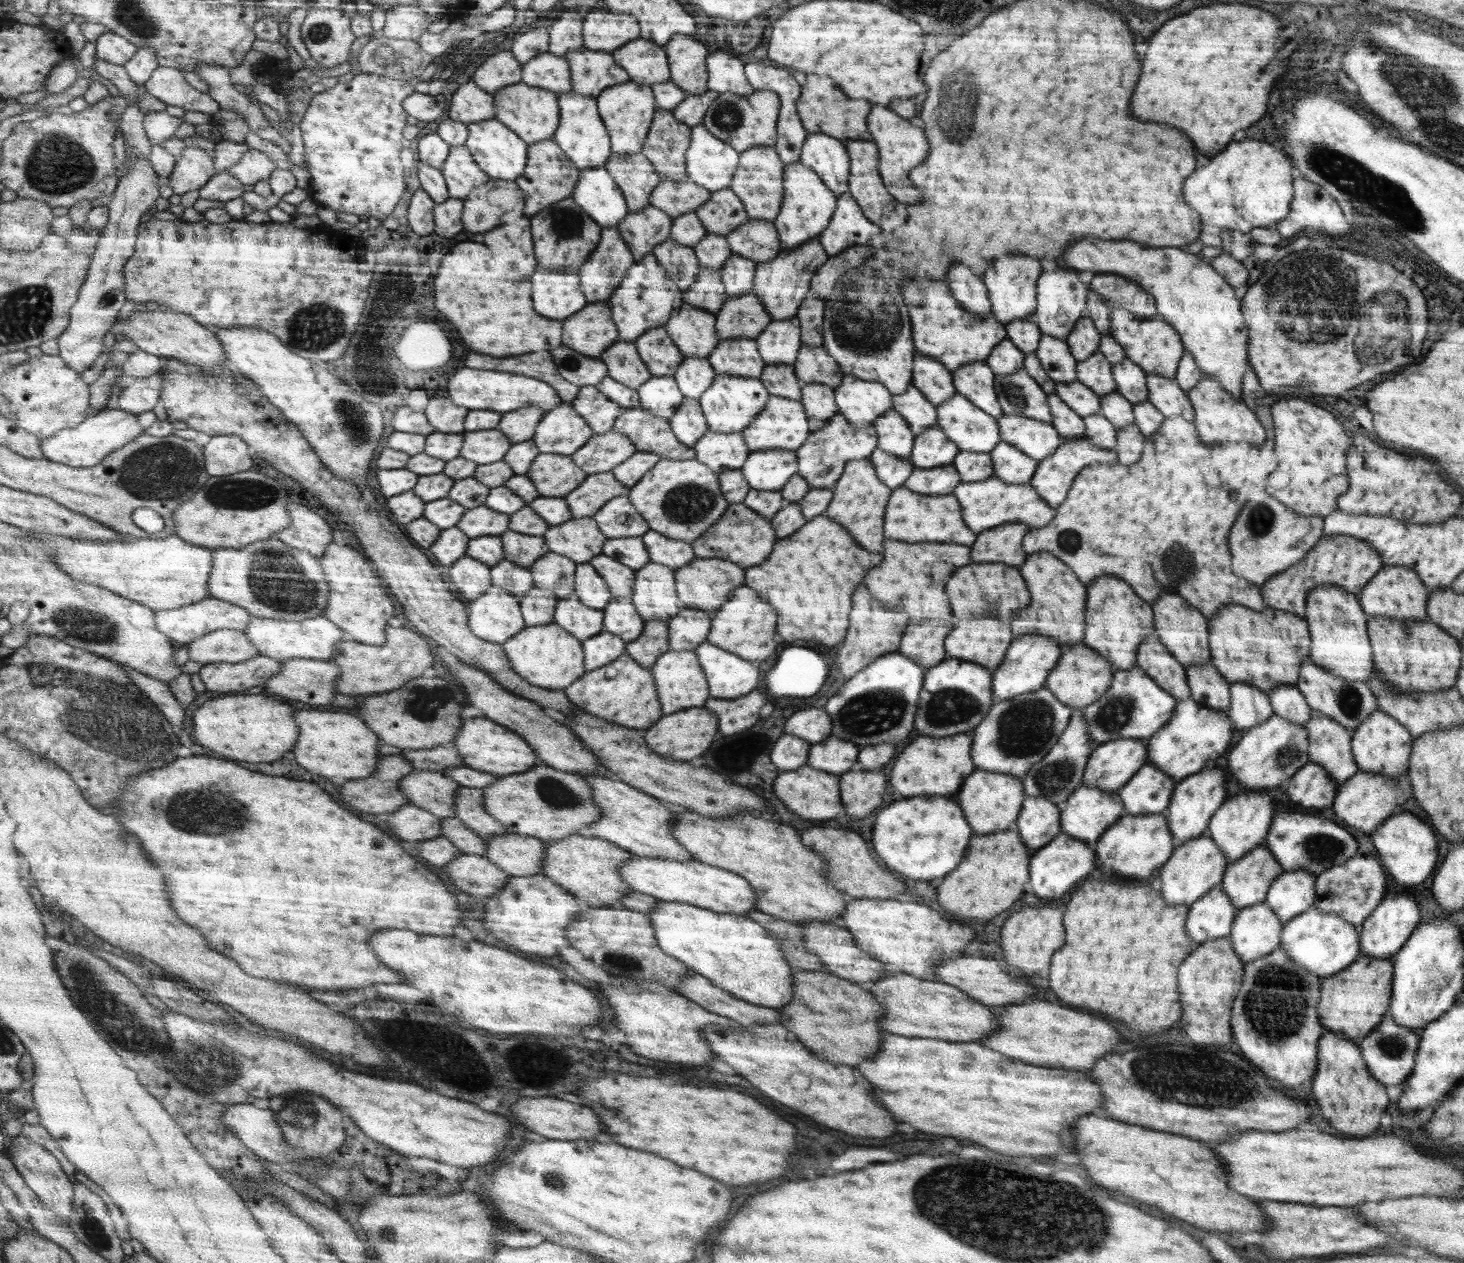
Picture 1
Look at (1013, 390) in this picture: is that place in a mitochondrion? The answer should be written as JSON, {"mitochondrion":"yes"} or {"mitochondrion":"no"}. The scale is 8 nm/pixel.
{"mitochondrion":"yes"}

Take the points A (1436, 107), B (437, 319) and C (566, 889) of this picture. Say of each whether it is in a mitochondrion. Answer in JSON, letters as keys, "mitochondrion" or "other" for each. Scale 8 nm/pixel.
{"A":"mitochondrion","B":"other","C":"other"}

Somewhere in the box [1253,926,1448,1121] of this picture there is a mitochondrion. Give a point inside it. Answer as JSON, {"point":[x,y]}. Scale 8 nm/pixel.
{"point":[1389,1046]}

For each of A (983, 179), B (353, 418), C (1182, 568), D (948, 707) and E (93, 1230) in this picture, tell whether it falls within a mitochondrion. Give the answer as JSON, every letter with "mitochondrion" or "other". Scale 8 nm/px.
{"A":"other","B":"mitochondrion","C":"mitochondrion","D":"mitochondrion","E":"mitochondrion"}

